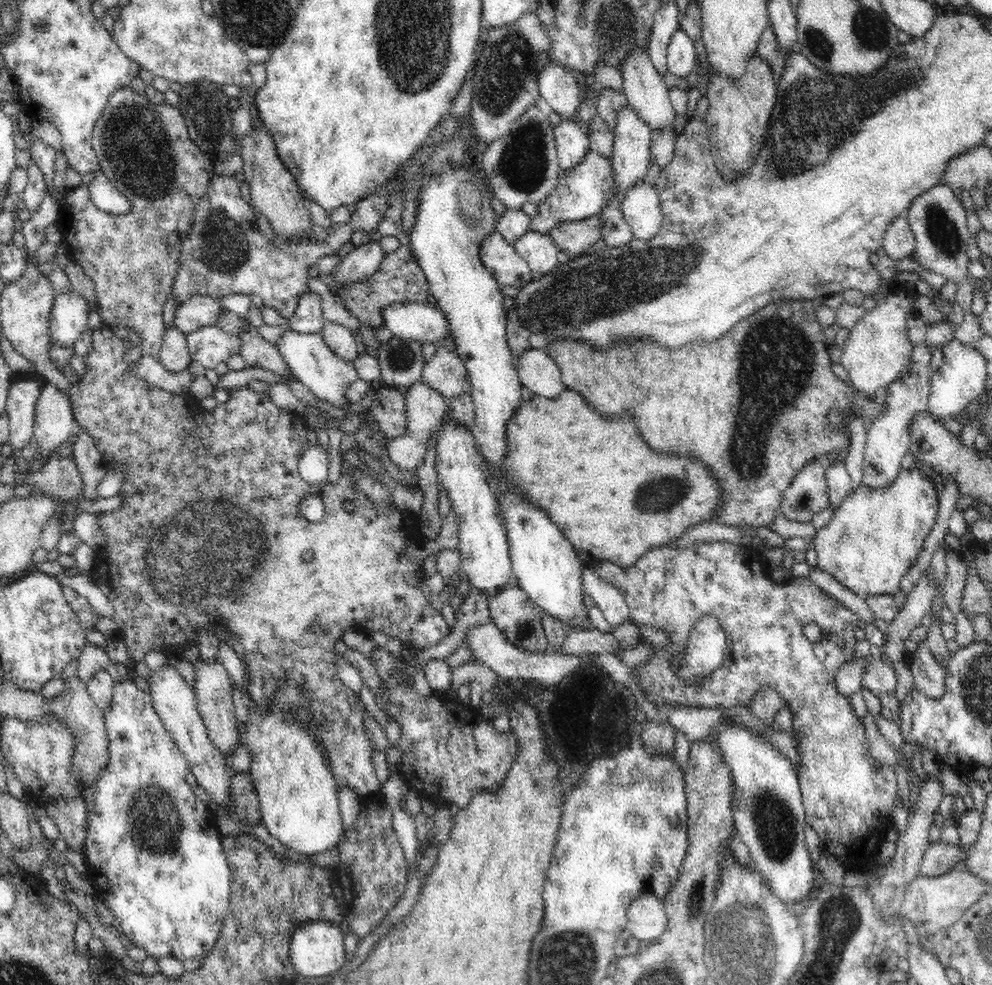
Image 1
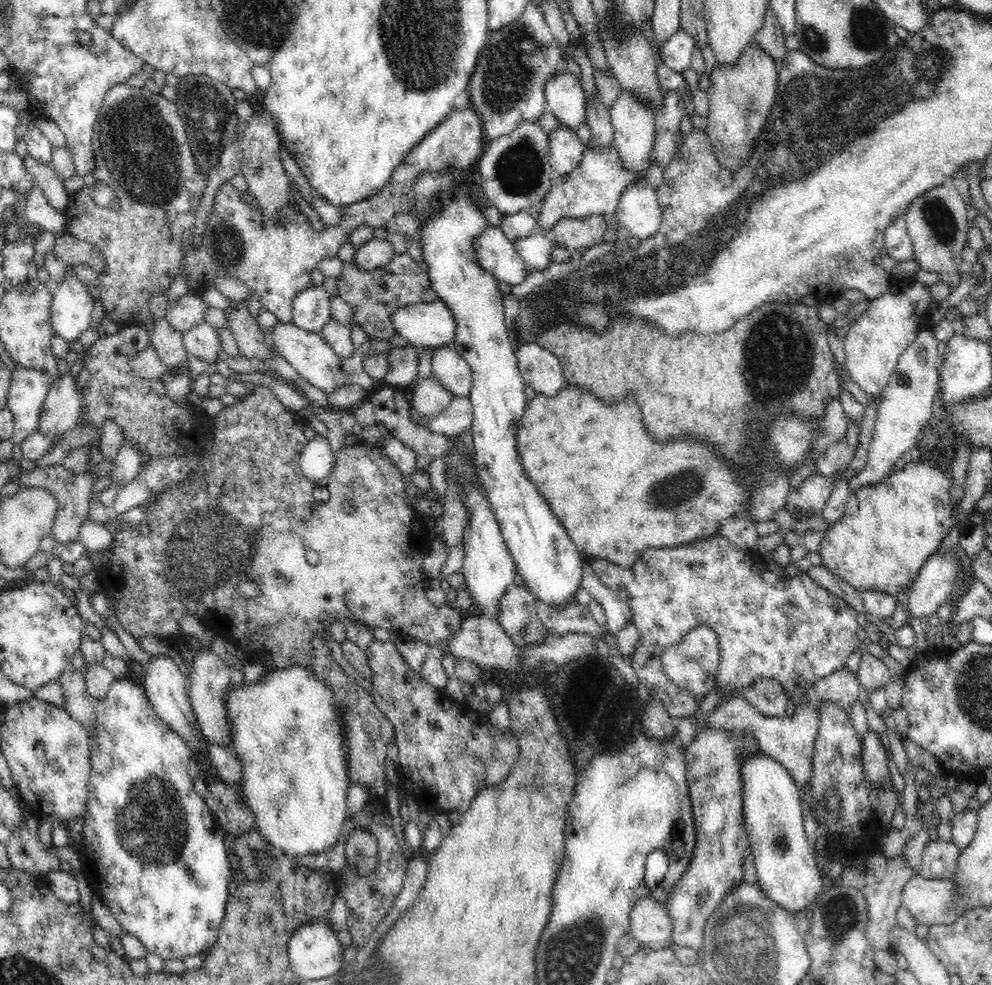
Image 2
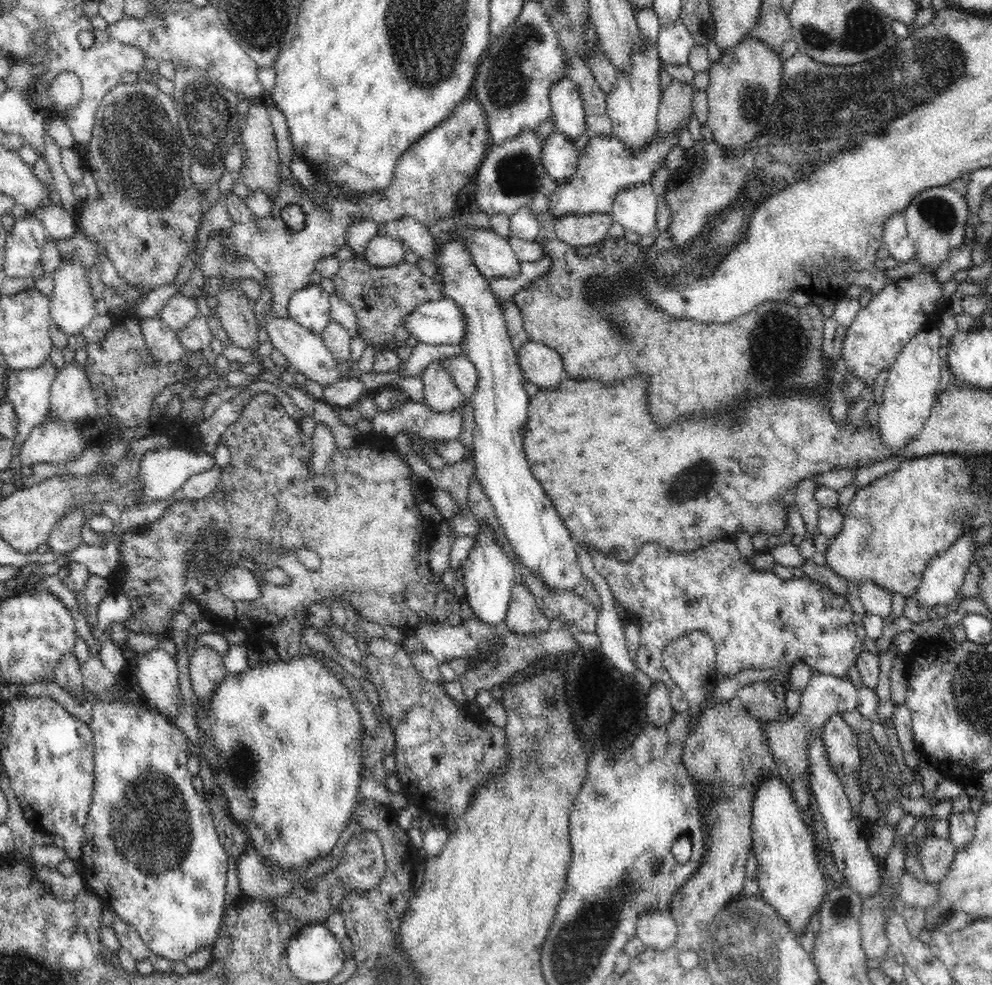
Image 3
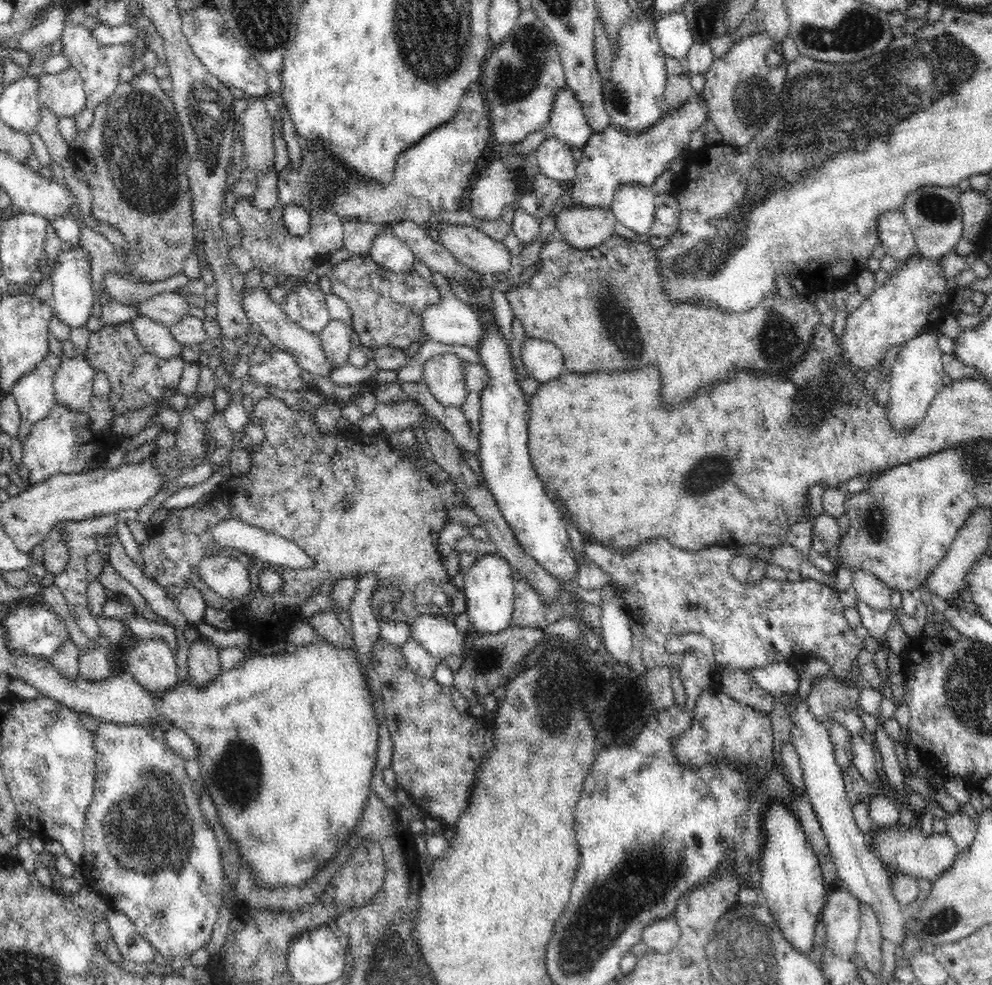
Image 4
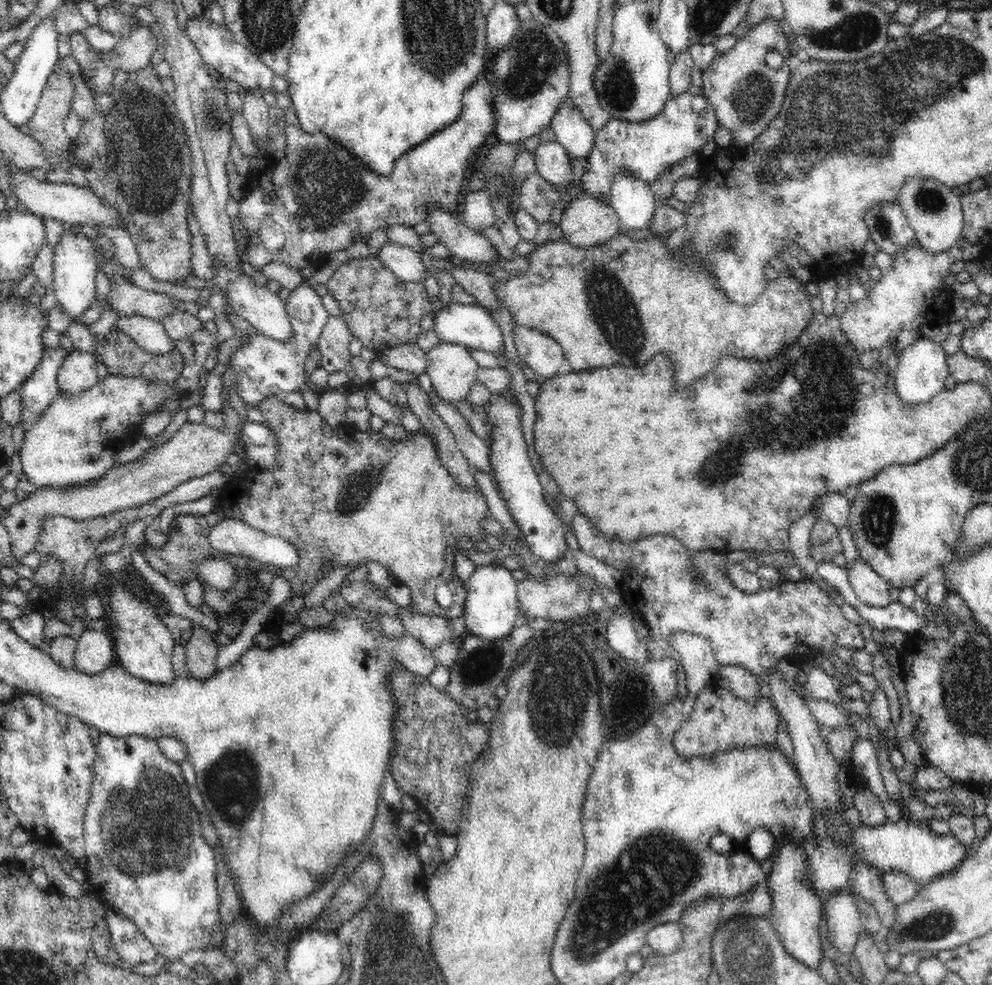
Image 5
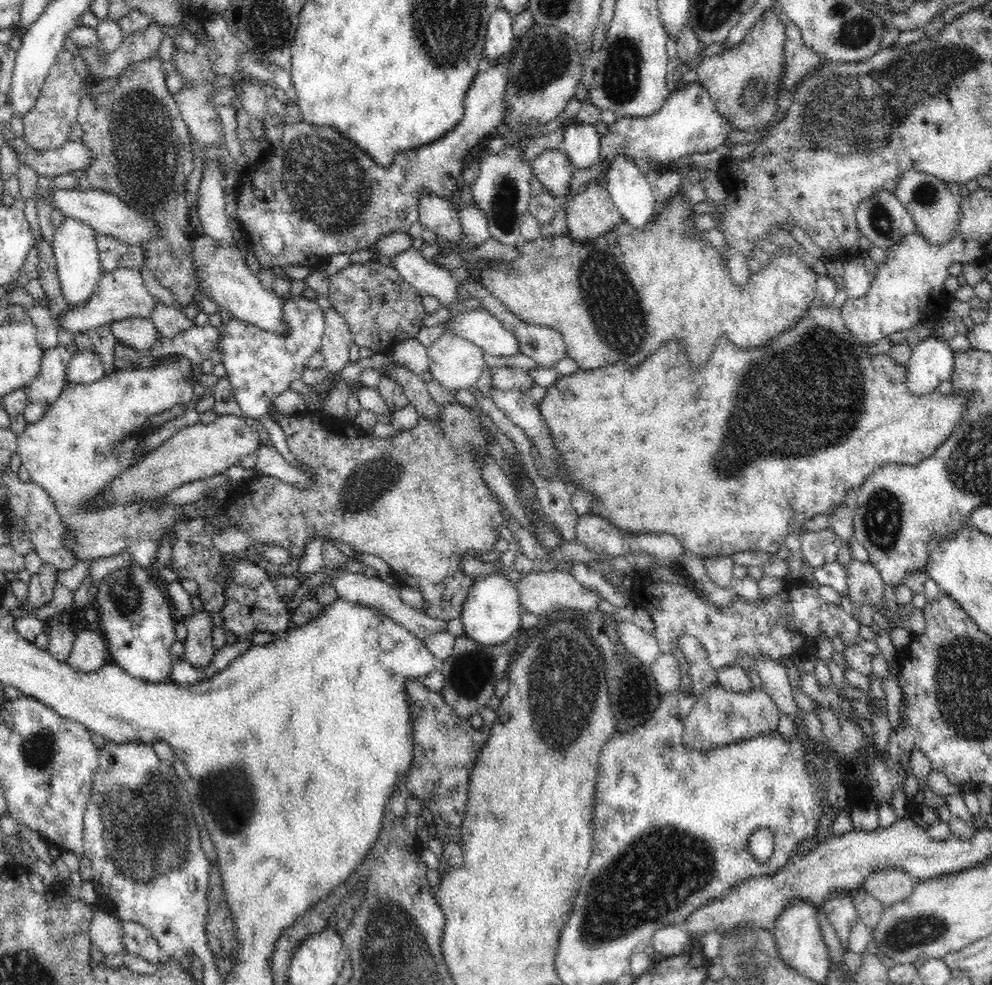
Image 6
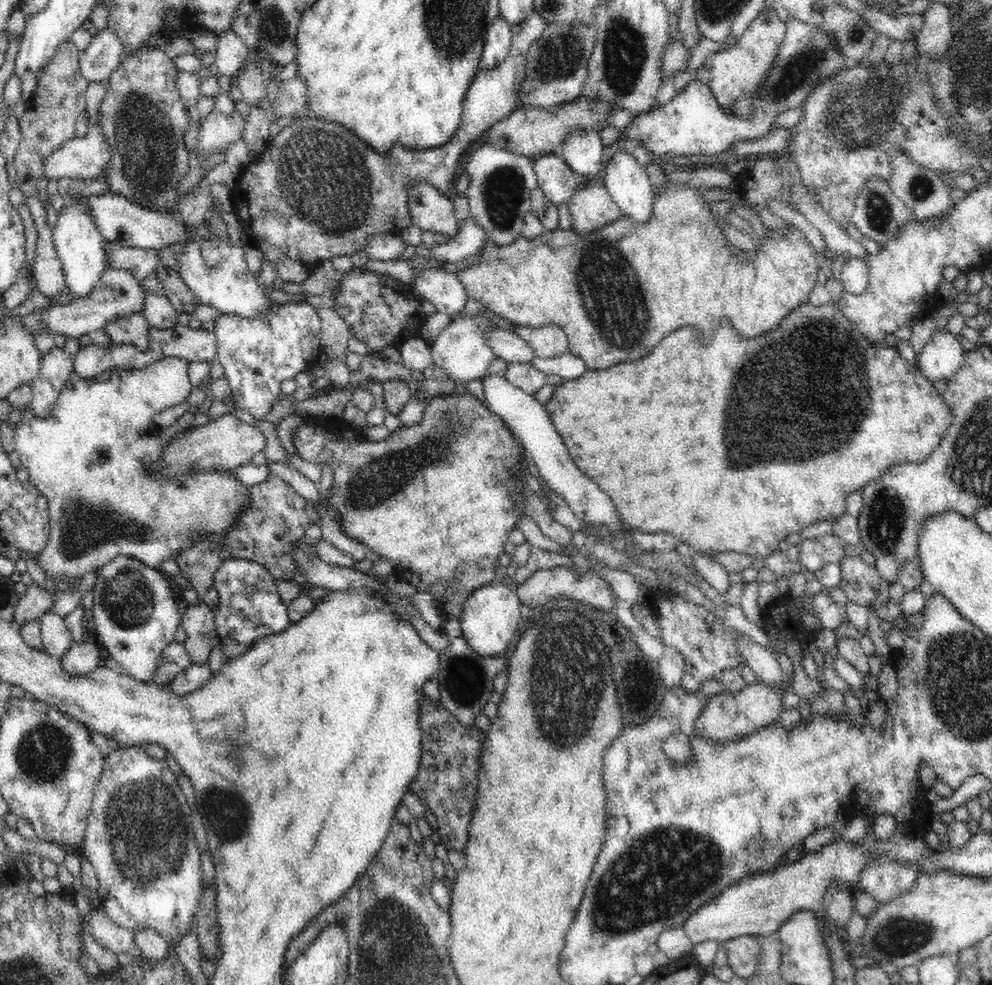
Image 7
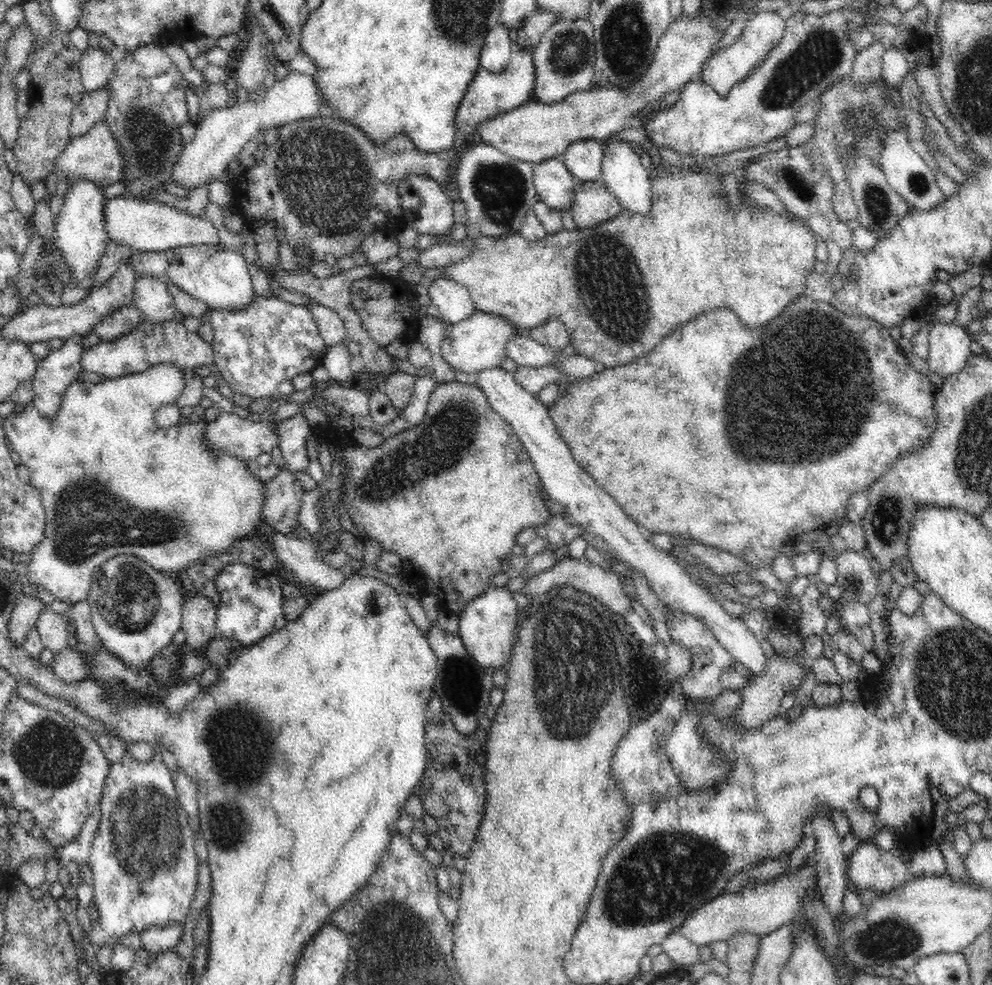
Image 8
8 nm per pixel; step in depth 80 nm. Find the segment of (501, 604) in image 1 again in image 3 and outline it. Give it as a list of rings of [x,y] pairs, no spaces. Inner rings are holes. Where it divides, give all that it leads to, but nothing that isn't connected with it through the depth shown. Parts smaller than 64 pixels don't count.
[[[515,583],[508,603],[507,616],[503,620],[506,626],[516,634],[536,634],[544,632],[553,623],[539,610],[535,597],[523,583]]]

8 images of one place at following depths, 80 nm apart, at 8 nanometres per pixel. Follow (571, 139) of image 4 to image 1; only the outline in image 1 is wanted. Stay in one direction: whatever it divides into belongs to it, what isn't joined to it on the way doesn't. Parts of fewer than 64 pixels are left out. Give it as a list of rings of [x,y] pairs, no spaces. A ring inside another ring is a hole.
[[[548,61],[539,72],[540,98],[562,119],[572,120],[580,109],[579,83],[573,71],[557,61]]]

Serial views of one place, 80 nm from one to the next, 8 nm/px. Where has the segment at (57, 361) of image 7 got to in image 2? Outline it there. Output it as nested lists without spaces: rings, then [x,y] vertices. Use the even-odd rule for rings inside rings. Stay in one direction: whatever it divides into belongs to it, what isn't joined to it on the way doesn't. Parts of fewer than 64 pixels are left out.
[[[15,368],[11,375],[7,395],[7,407],[14,417],[11,441],[22,445],[22,441],[36,432],[50,384],[54,382],[48,370]]]

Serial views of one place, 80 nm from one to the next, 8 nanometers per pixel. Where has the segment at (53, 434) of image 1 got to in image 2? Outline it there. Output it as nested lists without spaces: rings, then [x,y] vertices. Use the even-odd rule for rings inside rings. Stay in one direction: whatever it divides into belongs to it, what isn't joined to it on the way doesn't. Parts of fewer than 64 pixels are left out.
[[[64,374],[50,384],[37,428],[46,434],[72,430],[81,422],[84,395],[78,391],[78,376]]]

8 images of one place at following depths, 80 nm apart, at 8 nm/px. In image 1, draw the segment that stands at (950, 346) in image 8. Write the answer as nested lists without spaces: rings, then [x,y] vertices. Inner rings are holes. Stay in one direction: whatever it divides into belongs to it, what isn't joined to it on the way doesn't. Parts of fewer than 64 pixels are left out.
[[[926,343],[916,346],[912,350],[910,366],[901,375],[899,380],[892,382],[887,388],[887,397],[884,402],[886,410],[876,416],[873,424],[868,428],[865,440],[865,452],[862,464],[862,482],[870,488],[886,488],[896,480],[896,476],[902,470],[902,458],[907,456],[910,448],[910,425],[914,417],[920,413],[927,414],[928,395],[934,372],[928,368],[932,353],[930,344]]]

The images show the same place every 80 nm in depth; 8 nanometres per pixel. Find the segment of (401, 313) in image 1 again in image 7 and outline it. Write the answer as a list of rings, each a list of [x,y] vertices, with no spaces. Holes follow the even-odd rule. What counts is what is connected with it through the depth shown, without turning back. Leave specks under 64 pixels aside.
[[[498,326],[488,331],[488,345],[491,346],[492,353],[496,354],[496,358],[501,358],[507,363],[528,363],[536,358],[534,349],[519,336],[518,332],[503,330]]]

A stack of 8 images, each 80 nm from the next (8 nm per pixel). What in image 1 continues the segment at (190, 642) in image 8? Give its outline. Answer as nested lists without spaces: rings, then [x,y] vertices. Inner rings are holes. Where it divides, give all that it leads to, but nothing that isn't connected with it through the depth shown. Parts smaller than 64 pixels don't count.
[[[206,662],[198,672],[195,672],[196,684],[194,684],[194,697],[200,716],[204,719],[206,732],[215,747],[225,756],[230,756],[240,744],[240,731],[238,731],[238,719],[234,715],[232,684],[228,671],[222,663]]]

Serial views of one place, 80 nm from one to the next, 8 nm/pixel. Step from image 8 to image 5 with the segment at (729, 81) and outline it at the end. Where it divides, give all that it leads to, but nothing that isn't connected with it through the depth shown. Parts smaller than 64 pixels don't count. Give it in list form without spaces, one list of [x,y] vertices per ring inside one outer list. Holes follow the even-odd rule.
[[[765,17],[758,24],[754,25],[746,35],[737,40],[737,43],[722,54],[716,55],[716,58],[708,64],[701,72],[703,80],[703,91],[705,98],[714,107],[716,119],[720,126],[730,130],[733,134],[733,144],[739,147],[751,145],[755,138],[778,116],[782,109],[783,98],[788,86],[789,76],[794,66],[794,61],[788,50],[787,32],[782,29],[782,25],[777,20]],[[771,50],[777,50],[783,55],[783,65],[781,69],[770,69],[766,65],[766,54]]]

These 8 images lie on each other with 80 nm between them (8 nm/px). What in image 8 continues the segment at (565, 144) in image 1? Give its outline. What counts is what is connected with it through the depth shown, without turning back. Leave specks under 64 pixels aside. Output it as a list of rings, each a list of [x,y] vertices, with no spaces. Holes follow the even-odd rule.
[[[552,157],[533,163],[537,199],[557,211],[570,210],[578,182],[561,158]]]

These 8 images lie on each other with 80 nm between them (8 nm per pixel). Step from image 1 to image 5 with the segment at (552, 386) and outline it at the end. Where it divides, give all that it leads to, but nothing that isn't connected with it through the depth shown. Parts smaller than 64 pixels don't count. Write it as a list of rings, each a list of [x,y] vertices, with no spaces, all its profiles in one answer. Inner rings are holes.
[[[513,318],[513,340],[518,355],[540,377],[550,379],[560,374],[560,367],[565,360],[564,350],[546,332],[520,326]]]

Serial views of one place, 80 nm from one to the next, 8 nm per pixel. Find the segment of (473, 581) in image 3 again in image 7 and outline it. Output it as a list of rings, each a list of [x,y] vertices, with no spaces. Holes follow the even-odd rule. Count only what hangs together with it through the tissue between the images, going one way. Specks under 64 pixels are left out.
[[[495,580],[470,595],[459,618],[462,636],[468,641],[468,646],[472,647],[476,654],[485,657],[506,654],[508,644],[514,638],[522,619],[520,603],[510,584]]]

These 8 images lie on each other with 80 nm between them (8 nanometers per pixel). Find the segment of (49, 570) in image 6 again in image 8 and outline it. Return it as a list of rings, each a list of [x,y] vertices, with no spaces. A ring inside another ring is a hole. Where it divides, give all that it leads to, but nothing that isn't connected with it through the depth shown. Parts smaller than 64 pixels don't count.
[[[18,600],[14,610],[11,612],[8,623],[8,636],[12,643],[20,645],[24,642],[30,628],[34,627],[42,610],[49,608],[42,600]]]

